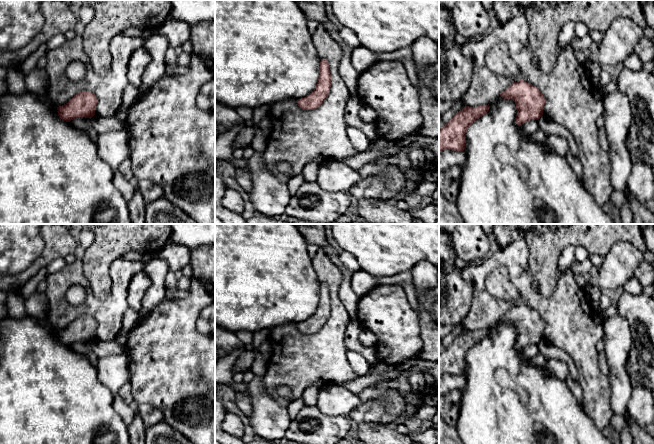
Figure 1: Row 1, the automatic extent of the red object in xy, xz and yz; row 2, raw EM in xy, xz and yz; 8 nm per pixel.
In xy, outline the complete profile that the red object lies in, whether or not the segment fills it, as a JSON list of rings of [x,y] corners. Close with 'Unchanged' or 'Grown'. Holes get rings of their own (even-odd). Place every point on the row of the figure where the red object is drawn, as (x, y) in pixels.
[[[81,91],[68,103],[57,107],[60,119],[70,122],[77,117],[92,118],[95,115],[97,97],[90,91]]]. Unchanged

